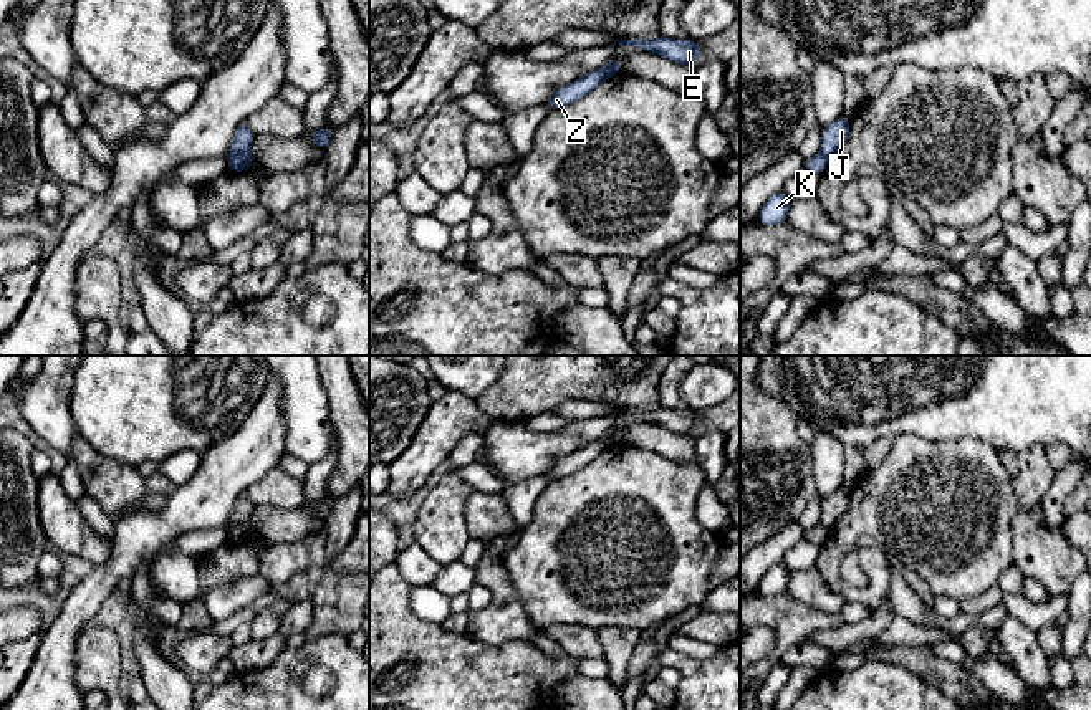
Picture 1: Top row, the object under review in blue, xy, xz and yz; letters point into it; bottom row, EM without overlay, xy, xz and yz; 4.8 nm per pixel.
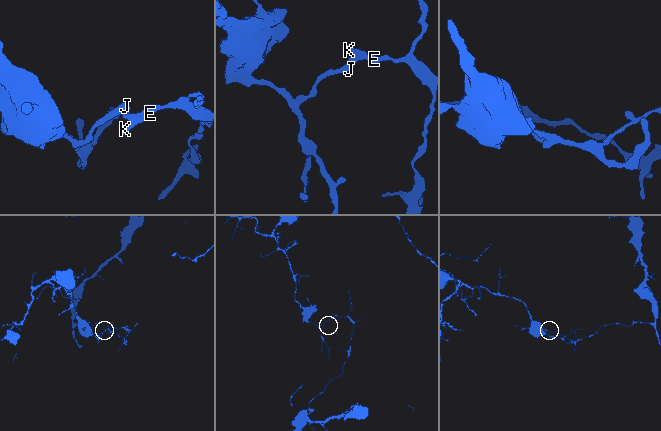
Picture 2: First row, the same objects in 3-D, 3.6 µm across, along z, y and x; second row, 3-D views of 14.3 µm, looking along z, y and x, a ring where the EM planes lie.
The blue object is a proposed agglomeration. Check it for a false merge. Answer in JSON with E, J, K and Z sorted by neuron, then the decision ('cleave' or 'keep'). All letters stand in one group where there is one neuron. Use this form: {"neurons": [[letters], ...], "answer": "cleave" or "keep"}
{"neurons": [["E", "K"], ["J", "Z"]], "answer": "cleave"}

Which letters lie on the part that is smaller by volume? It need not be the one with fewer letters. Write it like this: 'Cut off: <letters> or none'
Cut off: J, Z

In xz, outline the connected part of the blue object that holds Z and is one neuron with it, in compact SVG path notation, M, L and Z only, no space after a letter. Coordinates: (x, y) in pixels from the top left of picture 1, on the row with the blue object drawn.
M608 68L594 70L586 76L579 78L578 81L555 91L555 94L545 104L550 108L561 108L574 101L579 101L581 98L589 94L594 88L598 88L604 79L614 76L619 71L621 70L608 70Z

